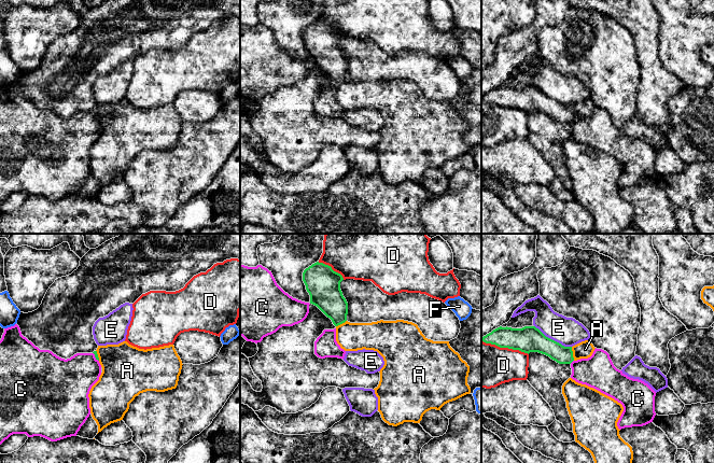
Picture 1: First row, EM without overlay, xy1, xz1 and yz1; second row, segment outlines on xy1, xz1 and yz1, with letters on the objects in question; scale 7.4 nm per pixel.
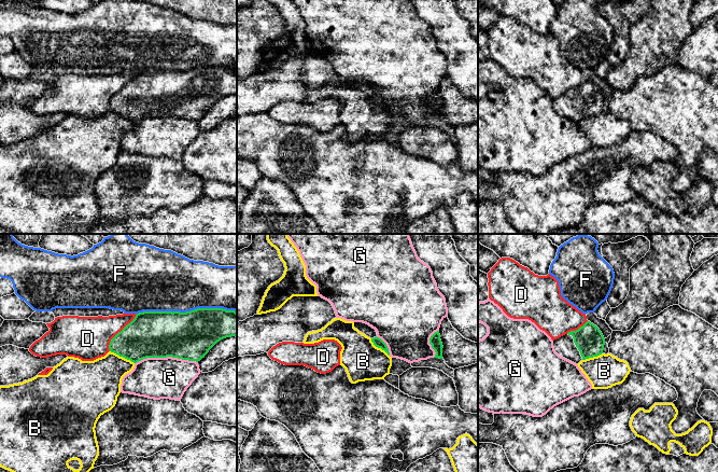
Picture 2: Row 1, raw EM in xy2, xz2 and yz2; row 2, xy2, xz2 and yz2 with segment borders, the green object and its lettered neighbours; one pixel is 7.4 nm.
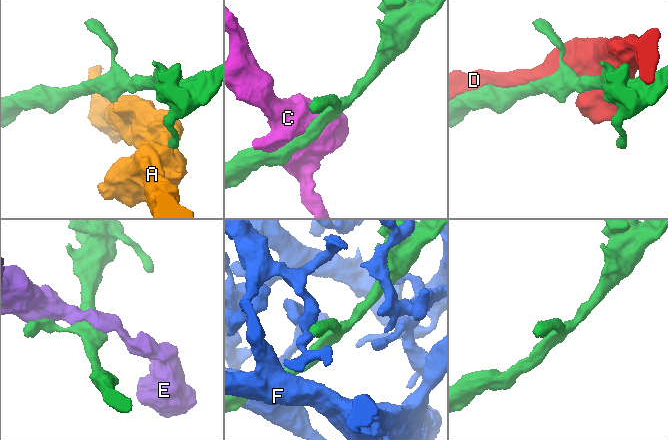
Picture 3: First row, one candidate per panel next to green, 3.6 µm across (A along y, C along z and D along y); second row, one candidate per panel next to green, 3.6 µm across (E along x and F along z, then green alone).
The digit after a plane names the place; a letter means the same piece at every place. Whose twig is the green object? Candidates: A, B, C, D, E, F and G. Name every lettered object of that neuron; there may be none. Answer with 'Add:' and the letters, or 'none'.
Add: none

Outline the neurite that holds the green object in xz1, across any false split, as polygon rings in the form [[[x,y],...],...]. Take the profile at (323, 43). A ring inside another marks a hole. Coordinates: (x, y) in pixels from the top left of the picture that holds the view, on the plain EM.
[[[314,22],[303,31],[303,40],[310,54],[310,62],[317,65],[335,85],[347,80],[348,61],[340,48],[342,34],[323,22]]]

